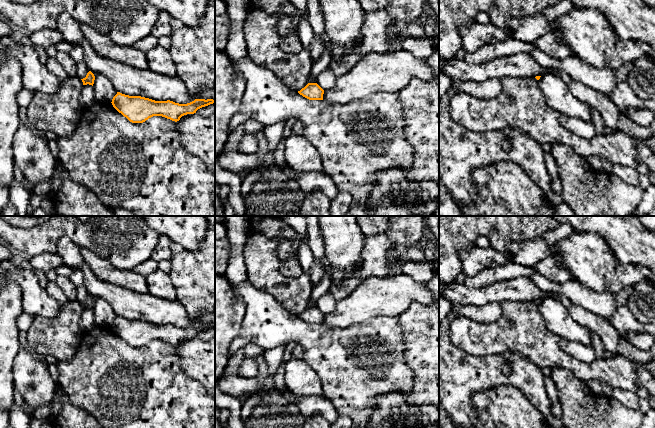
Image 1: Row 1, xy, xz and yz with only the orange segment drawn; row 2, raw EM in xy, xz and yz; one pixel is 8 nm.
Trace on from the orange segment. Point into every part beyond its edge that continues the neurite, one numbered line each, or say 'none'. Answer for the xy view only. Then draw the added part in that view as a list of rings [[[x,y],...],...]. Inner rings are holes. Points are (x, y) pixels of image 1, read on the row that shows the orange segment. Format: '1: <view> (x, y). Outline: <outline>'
none

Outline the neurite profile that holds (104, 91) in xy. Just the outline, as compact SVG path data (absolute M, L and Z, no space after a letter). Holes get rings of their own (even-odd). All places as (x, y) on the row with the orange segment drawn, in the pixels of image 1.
M93 73L94 80L94 95L98 102L112 102L113 97L117 94L110 80L103 74Z

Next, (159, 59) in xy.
M157 45L146 53L148 69L162 75L176 76L177 69L169 50Z

